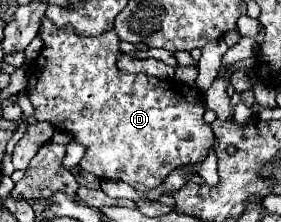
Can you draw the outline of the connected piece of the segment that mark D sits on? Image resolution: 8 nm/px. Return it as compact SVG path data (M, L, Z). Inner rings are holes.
M41 18L41 24L39 24L39 38L43 40L43 48L37 56L37 60L33 62L33 68L29 70L29 84L27 84L27 96L35 108L35 118L37 120L45 120L45 122L51 122L57 130L63 130L67 132L75 142L81 142L87 146L87 154L83 156L81 160L81 168L85 172L91 172L95 174L97 178L101 180L107 180L107 178L113 178L113 180L121 180L129 186L133 186L137 192L149 192L153 188L157 188L167 176L171 170L179 168L179 166L185 166L185 164L199 164L207 158L211 146L213 146L213 132L211 132L211 126L203 122L203 114L205 114L205 106L203 106L203 98L201 98L201 92L187 84L179 84L175 80L159 80L155 76L147 76L147 74L123 74L119 68L117 68L117 60L119 56L123 54L121 48L119 48L119 42L121 38L117 36L115 30L109 30L101 36L95 36L95 38L87 38L87 36L73 36L73 32L69 32L69 28L57 28L49 18Z

